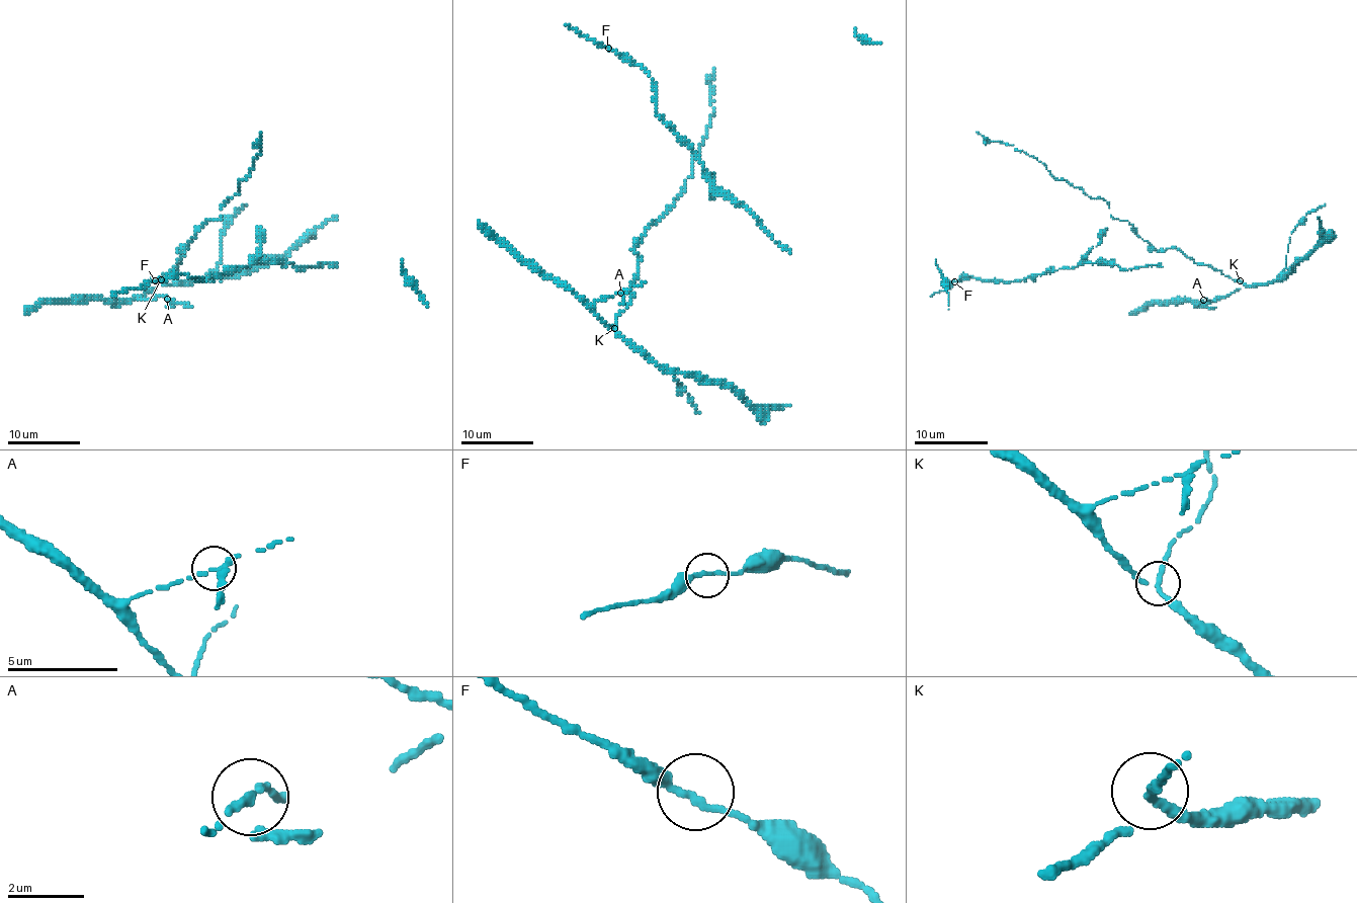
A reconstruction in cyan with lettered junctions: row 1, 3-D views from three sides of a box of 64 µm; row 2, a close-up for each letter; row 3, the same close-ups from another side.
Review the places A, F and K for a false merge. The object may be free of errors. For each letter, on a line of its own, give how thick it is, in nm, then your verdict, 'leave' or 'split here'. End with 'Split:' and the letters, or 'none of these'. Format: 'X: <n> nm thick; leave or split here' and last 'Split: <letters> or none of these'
A: 160 nm thick; leave
F: 190 nm thick; leave
K: 180 nm thick; split here
Split: K

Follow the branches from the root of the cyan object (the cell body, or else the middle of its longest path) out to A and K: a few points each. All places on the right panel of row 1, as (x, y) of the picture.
A: (1109, 206), (1114, 219), (1127, 221), (1157, 250), (1181, 250), (1242, 283), (1223, 298), (1203, 300)
K: (1109, 206), (1114, 219), (1127, 221), (1136, 234), (1157, 250), (1181, 250), (1195, 263), (1210, 265), (1240, 281)

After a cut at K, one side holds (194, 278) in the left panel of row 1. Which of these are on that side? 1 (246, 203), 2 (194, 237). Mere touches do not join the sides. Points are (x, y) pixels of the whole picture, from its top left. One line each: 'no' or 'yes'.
1: yes
2: no

